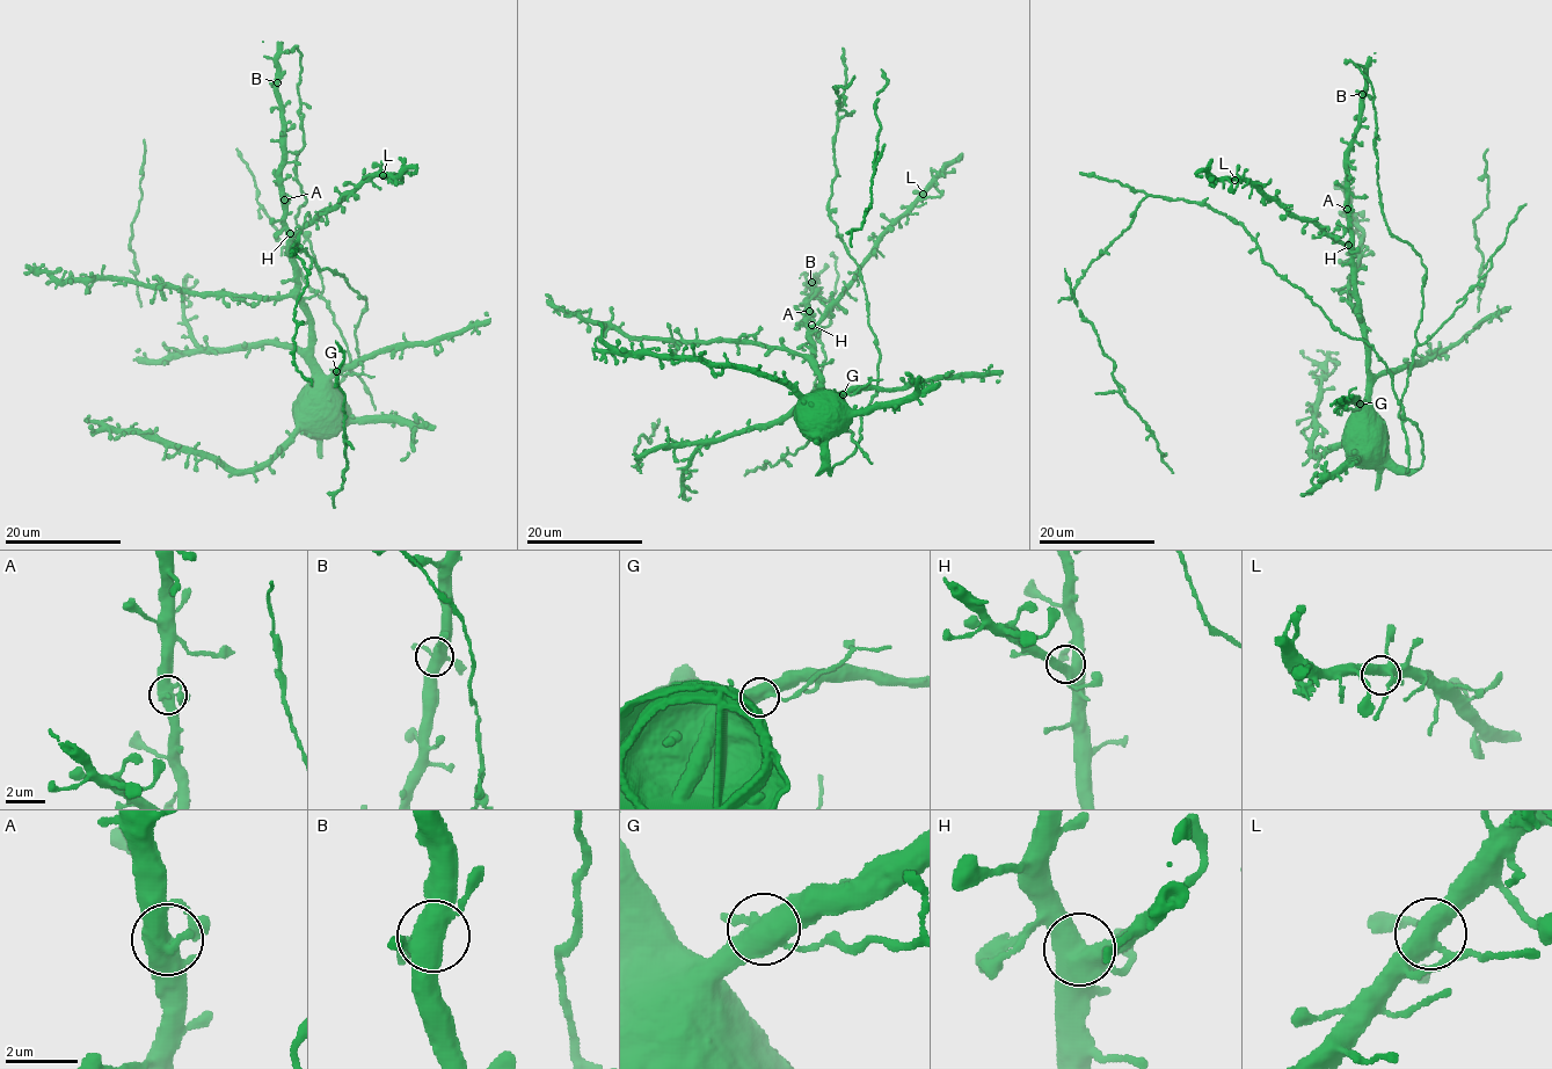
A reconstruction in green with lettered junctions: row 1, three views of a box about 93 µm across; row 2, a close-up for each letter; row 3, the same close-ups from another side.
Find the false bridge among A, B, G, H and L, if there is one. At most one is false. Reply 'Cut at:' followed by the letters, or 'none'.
Cut at: G

